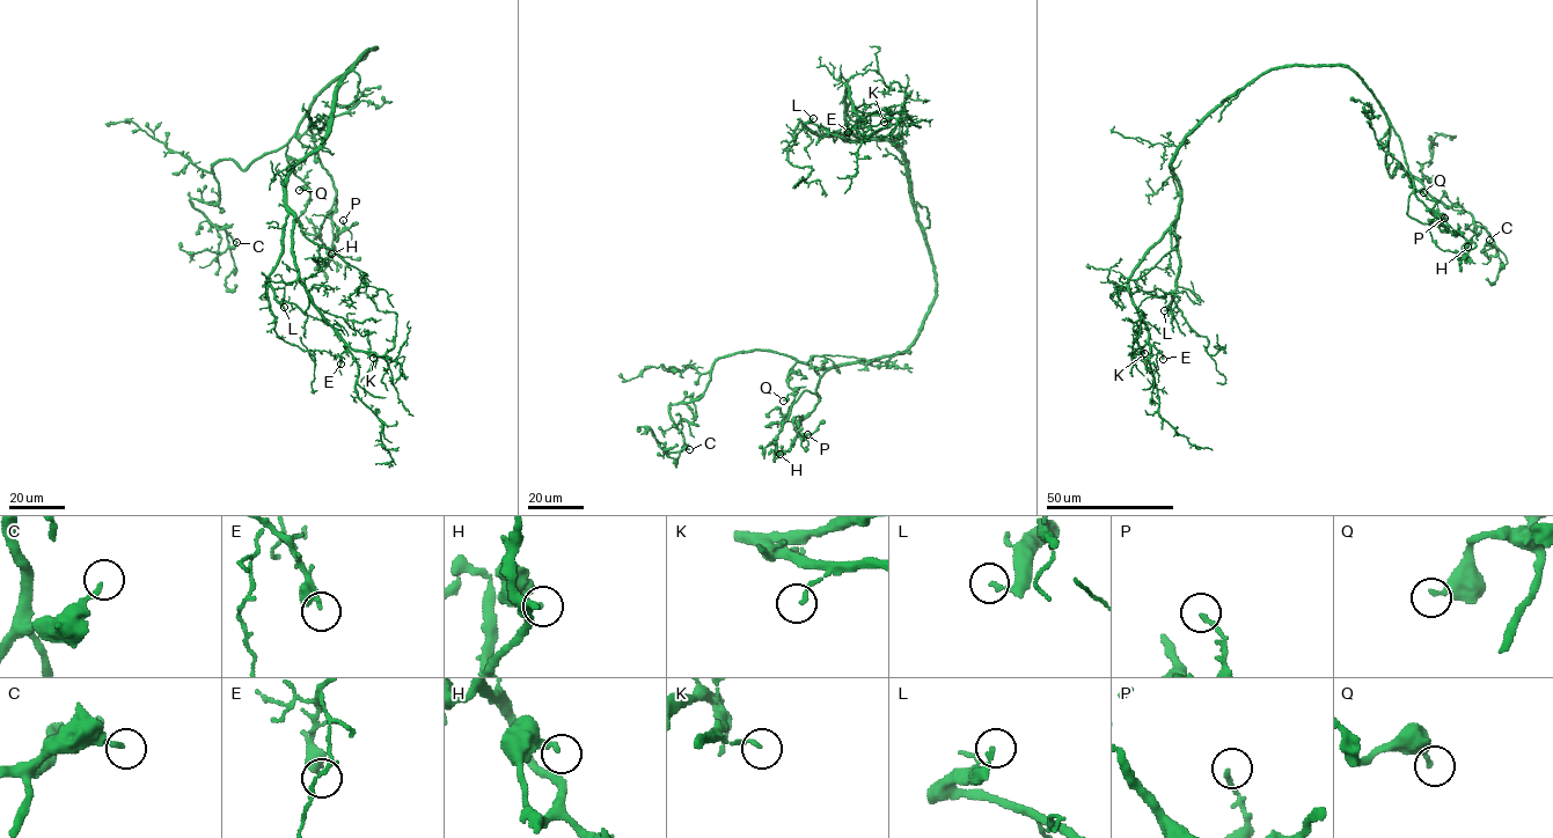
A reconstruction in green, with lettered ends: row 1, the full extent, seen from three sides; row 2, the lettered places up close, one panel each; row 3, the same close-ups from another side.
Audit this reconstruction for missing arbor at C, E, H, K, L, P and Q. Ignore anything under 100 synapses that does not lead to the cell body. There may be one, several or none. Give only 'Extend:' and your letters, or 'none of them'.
Extend: L

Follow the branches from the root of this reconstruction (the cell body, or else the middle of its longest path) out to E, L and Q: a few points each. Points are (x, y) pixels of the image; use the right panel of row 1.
E: (1259, 75), (1215, 107), (1178, 149), (1171, 166), (1179, 189), (1178, 218), (1129, 280), (1149, 343), (1163, 359)
L: (1259, 75), (1202, 120), (1171, 164), (1179, 189), (1174, 228), (1179, 266), (1174, 296), (1164, 310)
Q: (1259, 75), (1295, 65), (1348, 67), (1383, 110), (1389, 152), (1415, 191), (1423, 192)

